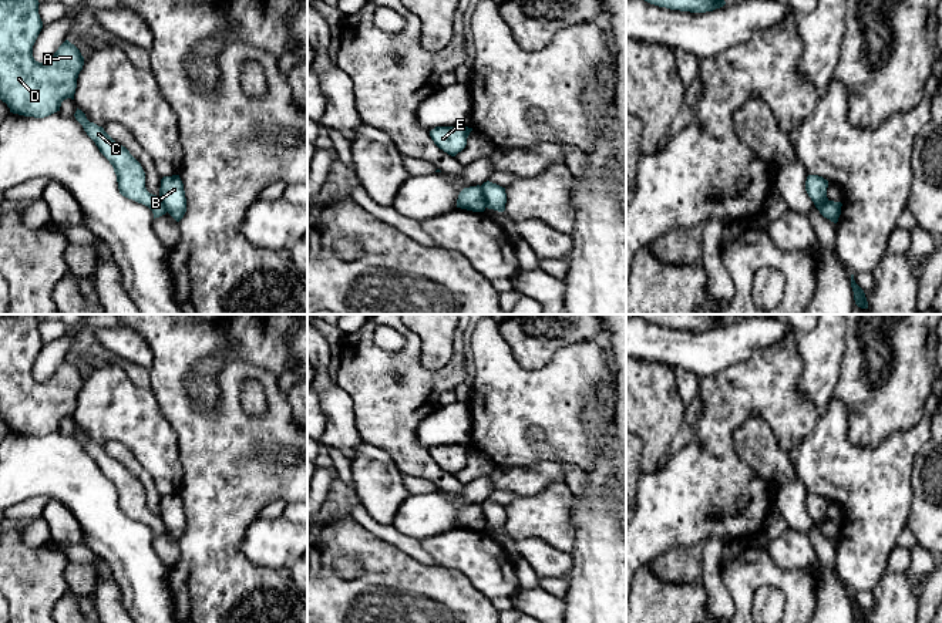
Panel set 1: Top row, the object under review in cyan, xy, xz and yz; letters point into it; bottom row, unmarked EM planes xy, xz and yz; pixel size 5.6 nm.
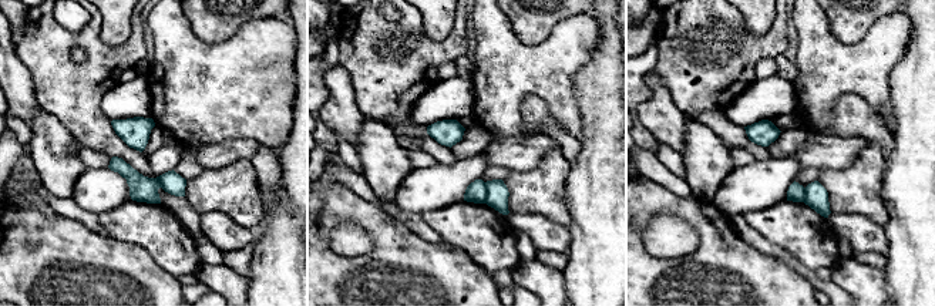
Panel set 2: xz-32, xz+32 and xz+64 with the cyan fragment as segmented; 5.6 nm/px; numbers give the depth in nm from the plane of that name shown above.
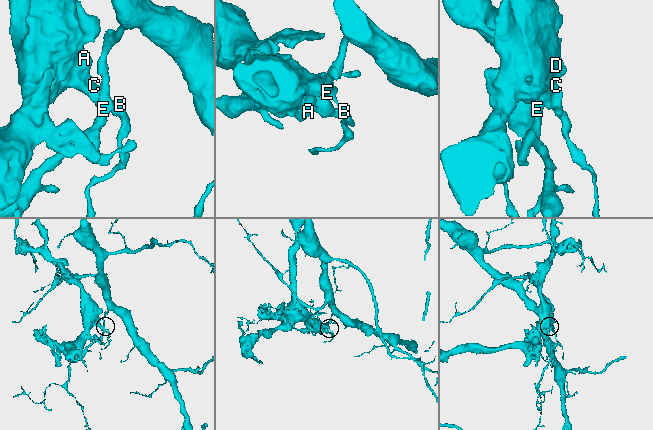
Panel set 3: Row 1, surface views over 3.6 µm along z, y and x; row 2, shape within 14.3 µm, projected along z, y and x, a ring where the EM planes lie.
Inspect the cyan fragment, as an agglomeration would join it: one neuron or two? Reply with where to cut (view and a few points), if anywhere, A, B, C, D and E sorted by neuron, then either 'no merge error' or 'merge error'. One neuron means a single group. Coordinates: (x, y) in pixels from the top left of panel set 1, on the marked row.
cut xz (480, 187), (487, 206); groups A C D / B E; merge error

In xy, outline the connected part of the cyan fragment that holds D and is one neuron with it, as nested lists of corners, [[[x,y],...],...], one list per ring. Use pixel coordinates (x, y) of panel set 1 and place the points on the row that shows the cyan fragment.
[[[0,0],[0,100],[13,114],[44,118],[60,111],[64,100],[74,100],[84,57],[65,40],[47,63],[34,60],[33,46],[43,28],[38,4],[38,0]]]

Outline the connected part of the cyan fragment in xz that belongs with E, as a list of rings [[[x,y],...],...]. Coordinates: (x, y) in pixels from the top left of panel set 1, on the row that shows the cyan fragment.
[[[435,127],[430,137],[440,149],[455,156],[465,148],[471,131],[468,127]]]

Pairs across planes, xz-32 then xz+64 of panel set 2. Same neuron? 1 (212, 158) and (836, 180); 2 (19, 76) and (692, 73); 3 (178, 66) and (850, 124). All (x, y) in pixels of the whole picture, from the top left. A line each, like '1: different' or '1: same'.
1: different
2: different
3: different

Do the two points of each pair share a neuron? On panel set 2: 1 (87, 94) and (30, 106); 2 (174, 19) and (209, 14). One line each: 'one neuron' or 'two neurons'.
1: two neurons
2: two neurons

